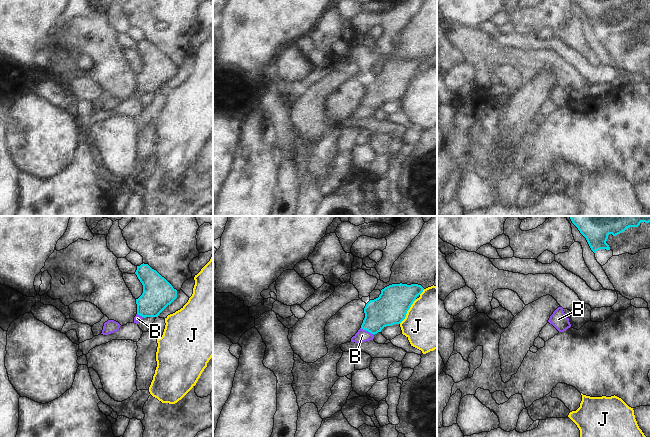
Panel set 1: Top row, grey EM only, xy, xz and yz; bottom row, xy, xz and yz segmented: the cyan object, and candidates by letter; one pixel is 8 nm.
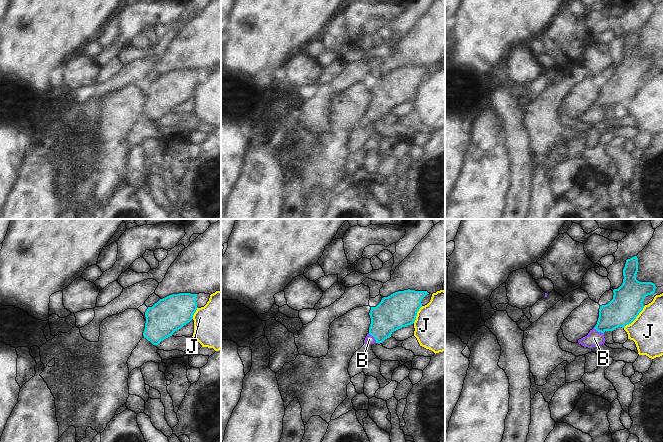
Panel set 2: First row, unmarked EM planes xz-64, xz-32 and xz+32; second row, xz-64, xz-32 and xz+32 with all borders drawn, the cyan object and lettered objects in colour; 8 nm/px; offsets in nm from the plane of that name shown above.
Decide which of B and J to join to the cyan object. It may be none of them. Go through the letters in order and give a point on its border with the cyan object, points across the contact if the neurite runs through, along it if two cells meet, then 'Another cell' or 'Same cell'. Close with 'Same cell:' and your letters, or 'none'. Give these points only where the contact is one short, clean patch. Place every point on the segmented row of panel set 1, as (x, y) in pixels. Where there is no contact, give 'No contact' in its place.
B: Touches cyan at xz (367, 330). Path across: xz (389, 308), (367, 330), (362, 335). Same cell
J: Touches cyan at xz (407, 310). Another cell
Same cell: B

